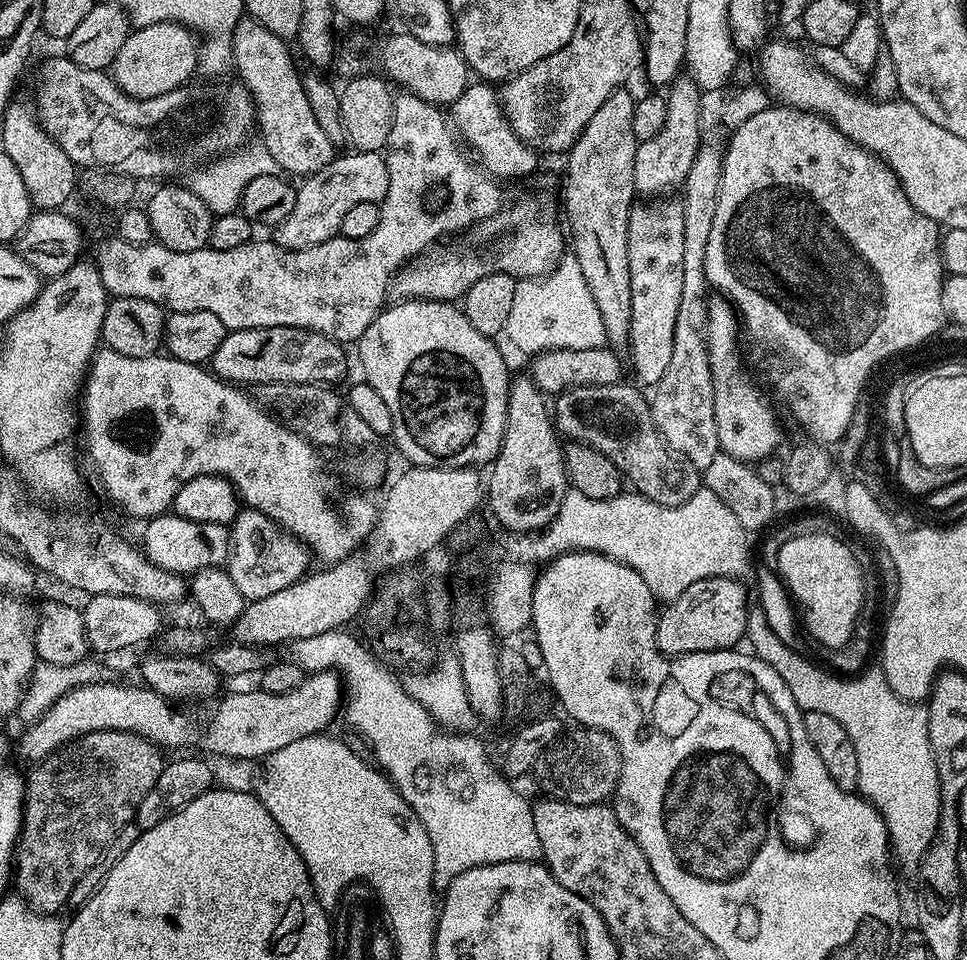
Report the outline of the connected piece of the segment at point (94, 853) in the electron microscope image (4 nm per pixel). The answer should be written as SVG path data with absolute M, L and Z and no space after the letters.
M111 728L101 732L87 732L79 740L73 740L71 744L66 744L64 747L56 749L51 756L47 756L45 760L39 761L33 767L36 769L32 773L27 773L24 790L24 825L20 828L20 842L14 861L14 888L20 899L29 908L33 908L35 912L56 914L59 913L58 910L64 903L67 905L71 901L74 886L78 886L78 878L82 878L82 874L86 874L86 870L93 868L103 858L104 851L108 849L109 842L120 833L122 826L135 821L138 806L142 806L142 798L146 798L146 794L150 794L154 782L158 782L158 774L162 774L166 763L166 757L163 755L165 756L165 753L157 745L153 744L151 740L146 739L145 736Z

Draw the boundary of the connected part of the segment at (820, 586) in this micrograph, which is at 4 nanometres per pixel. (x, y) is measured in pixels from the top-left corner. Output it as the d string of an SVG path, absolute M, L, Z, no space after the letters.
M808 533L804 537L795 537L792 541L786 541L784 545L780 546L780 552L777 554L774 561L775 567L778 569L778 575L784 581L793 601L798 605L799 611L802 613L802 624L808 627L808 632L820 644L825 644L825 649L831 650L834 648L841 648L841 646L851 640L852 633L858 627L856 619L860 616L860 607L864 604L864 580L866 580L866 573L860 569L858 562L854 558L853 549L847 547L839 540L839 535L829 533Z

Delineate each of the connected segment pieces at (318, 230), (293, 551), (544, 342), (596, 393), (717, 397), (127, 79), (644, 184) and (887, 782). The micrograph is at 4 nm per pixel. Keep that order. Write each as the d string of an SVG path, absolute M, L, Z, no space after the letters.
M348 150L345 156L337 155L322 170L307 177L296 189L296 201L294 210L282 223L274 229L275 243L281 244L284 248L309 248L311 244L321 244L327 240L333 240L340 235L342 217L348 213L357 202L374 202L379 204L383 200L388 189L388 175L386 174L386 162L380 152L358 152Z
M244 506L230 525L230 551L226 570L244 595L245 601L261 600L286 586L297 584L309 575L307 546L290 532L285 532L266 514Z
M568 254L547 276L521 280L514 290L514 306L506 318L503 335L520 352L590 350L605 347L608 335L598 302L582 278L575 256Z
M626 383L566 389L554 400L554 427L565 441L579 442L606 454L640 495L662 506L678 506L700 489L702 472L668 448L651 420L645 394L639 392L639 387L631 388Z
M723 298L715 299L707 301L707 338L710 374L713 380L714 419L720 451L740 461L759 462L771 457L777 451L775 448L780 444L780 420L772 409L773 401L766 395L765 389L763 387L760 389L748 377L749 369L747 367L744 369L740 365L742 348L738 343L736 309Z
M158 22L130 32L110 67L110 75L128 96L139 100L158 98L189 83L197 75L199 58L198 40L191 28L174 22Z
M687 74L677 76L667 85L666 123L654 138L639 141L634 154L634 186L641 197L660 198L683 185L702 143L700 98L700 87Z
M752 606L748 609L748 627L746 633L747 643L752 643L751 651L762 662L766 662L776 673L778 678L782 678L782 682L786 682L786 686L790 690L790 694L794 698L794 702L800 707L801 712L817 712L818 714L830 714L830 718L834 718L834 722L842 725L842 730L846 730L846 734L850 734L850 742L854 742L854 754L858 754L858 792L863 796L869 804L873 804L880 811L881 818L886 822L888 827L888 839L891 847L894 849L894 856L900 859L900 864L906 871L912 874L919 873L920 864L924 861L924 855L930 850L934 834L938 830L938 818L940 817L940 783L938 782L938 766L934 766L934 754L930 750L930 734L928 733L928 709L923 703L913 702L911 700L903 700L898 698L898 694L894 694L894 690L890 690L890 686L886 682L883 671L879 667L869 667L867 670L861 671L859 674L853 675L851 678L845 678L840 674L833 674L831 671L823 672L820 668L815 668L808 660L803 660L797 649L790 648L782 642L782 638L778 638L778 634L774 634L774 630L770 630L770 622L766 622L766 614L759 606Z

